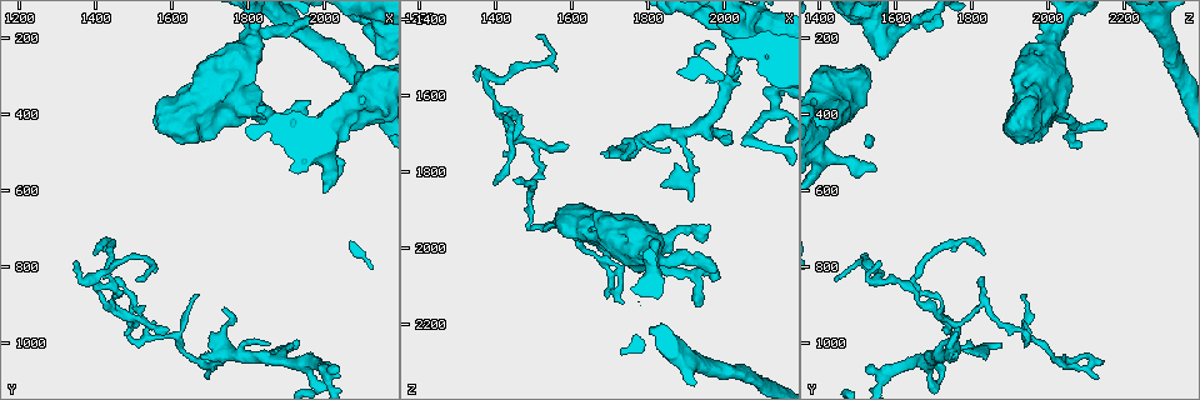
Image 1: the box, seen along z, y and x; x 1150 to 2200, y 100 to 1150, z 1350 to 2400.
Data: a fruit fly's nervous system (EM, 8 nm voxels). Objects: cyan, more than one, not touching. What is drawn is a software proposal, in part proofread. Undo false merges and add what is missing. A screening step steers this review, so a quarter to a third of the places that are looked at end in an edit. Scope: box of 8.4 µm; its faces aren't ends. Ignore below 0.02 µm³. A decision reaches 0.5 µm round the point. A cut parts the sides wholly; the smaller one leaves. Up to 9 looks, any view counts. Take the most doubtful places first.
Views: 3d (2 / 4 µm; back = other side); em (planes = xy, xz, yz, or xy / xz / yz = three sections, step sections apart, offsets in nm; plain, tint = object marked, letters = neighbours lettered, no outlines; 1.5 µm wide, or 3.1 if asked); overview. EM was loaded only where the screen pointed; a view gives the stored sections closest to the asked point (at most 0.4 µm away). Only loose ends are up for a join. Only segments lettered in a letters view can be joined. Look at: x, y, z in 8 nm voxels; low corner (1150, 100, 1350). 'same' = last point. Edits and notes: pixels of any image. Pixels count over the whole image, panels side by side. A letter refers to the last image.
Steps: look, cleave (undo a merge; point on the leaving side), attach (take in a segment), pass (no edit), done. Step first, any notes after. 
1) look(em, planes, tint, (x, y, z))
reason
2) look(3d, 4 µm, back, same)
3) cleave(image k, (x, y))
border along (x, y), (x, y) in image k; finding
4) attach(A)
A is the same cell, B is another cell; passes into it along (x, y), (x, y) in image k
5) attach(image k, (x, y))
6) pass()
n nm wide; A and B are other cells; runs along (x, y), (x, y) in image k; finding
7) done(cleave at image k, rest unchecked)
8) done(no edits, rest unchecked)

look(3d, 4 µm, (2010, 545, 1555))
free end

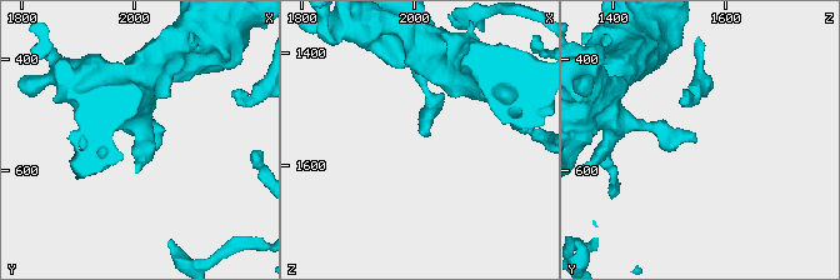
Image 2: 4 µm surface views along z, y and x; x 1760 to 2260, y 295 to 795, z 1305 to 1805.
look(em, planes, letters, (2015, 550, 1555))
shape alone is not enough

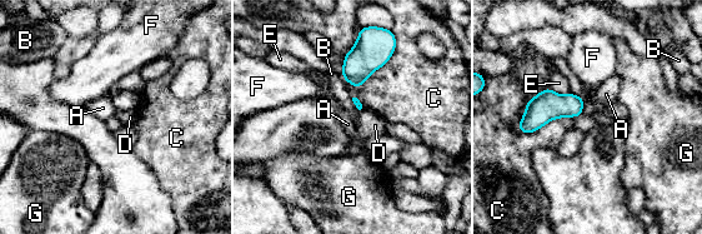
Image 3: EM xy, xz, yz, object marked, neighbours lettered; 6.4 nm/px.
pass()
A, B, C, D, E, F and G are other cells; border along (583, 98), (582, 114) in image 3; none of them fits

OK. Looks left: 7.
look(em, yz, step 4, letters, (1685, 1035, 1750))
free end

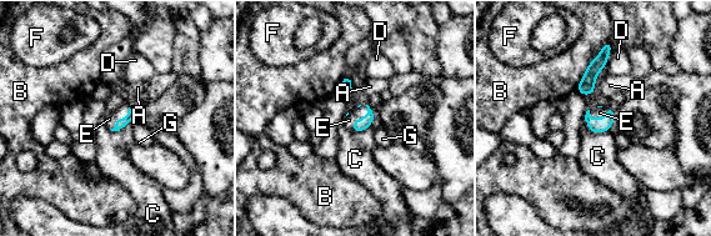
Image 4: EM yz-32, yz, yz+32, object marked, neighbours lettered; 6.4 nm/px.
look(em, planes, letters, same)

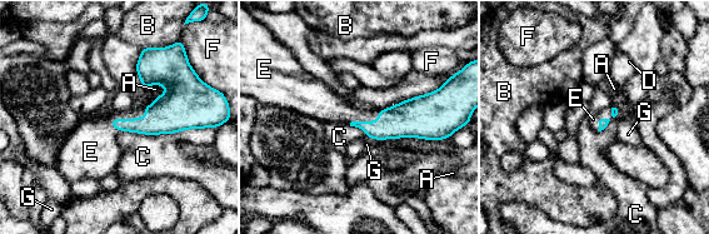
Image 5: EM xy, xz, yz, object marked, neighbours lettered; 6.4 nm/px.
attach(E)
E is the same cell, A, B, C, D, F and G are other cells; passes into it along (166, 115), (129, 119), (95, 138) in image 5; the neuron continues

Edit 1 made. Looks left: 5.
look(overview)

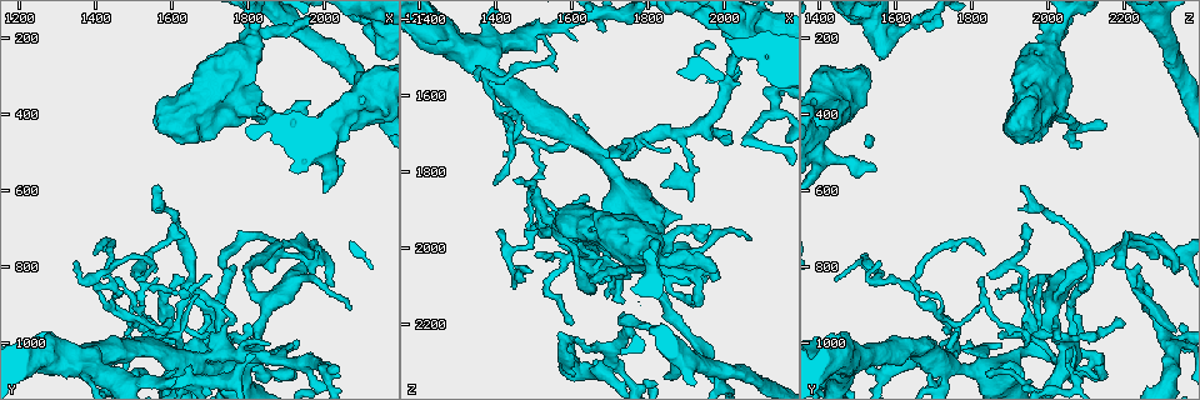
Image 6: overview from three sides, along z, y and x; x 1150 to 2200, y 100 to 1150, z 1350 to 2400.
look(em, yz, step 8, tint, (1965, 770, 2305))

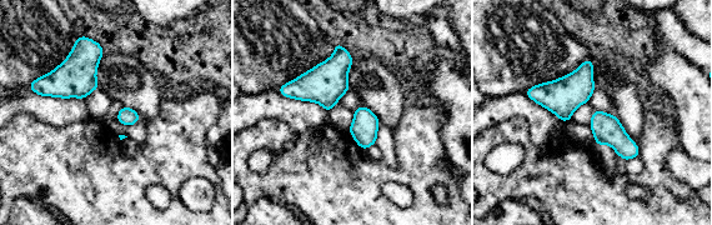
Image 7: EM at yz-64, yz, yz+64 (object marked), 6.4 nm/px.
look(em, xy, step 4, tint, same)
another direction

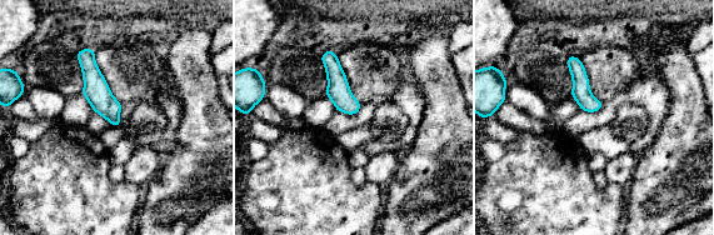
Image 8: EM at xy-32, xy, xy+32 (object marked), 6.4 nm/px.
look(em, xy, step 4, letters, same)
what lies round it

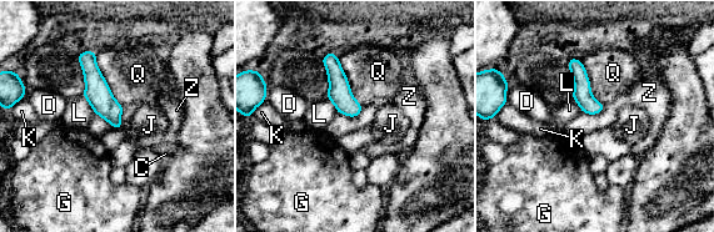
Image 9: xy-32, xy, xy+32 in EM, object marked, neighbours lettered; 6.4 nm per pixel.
pass()
120 nm wide; C, D, G, J, K, L, Q and Z are other cells; border along (81, 96), (95, 114) in image 9; continuous, no second neuron

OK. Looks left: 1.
look(em, planes, letters, (1965, 370, 1950))
free end

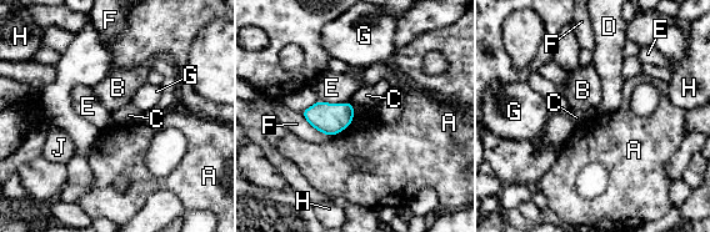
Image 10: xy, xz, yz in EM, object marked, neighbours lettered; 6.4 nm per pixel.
pass()
200 nm wide; A, B, C, D, E, F, G, H and J are other cells; border along (354, 105), (353, 120), (334, 136) in image 10; none of them fits

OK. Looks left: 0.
done(attach at image 5, rest unchecked)

